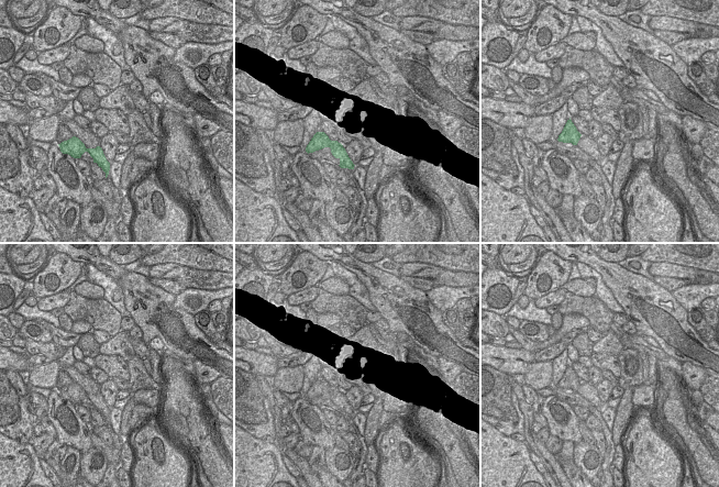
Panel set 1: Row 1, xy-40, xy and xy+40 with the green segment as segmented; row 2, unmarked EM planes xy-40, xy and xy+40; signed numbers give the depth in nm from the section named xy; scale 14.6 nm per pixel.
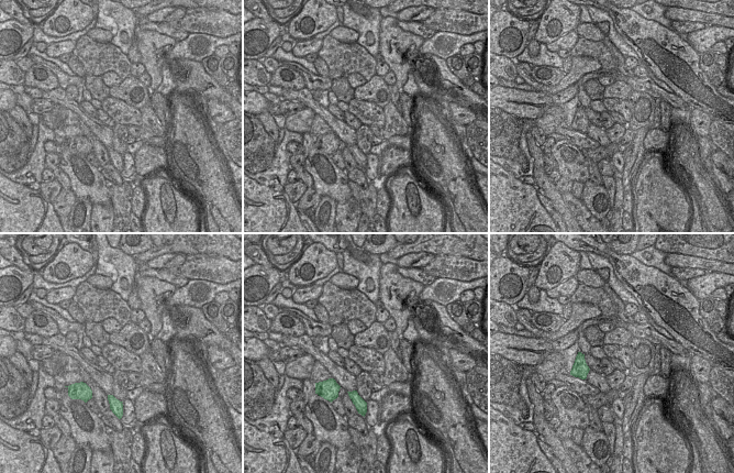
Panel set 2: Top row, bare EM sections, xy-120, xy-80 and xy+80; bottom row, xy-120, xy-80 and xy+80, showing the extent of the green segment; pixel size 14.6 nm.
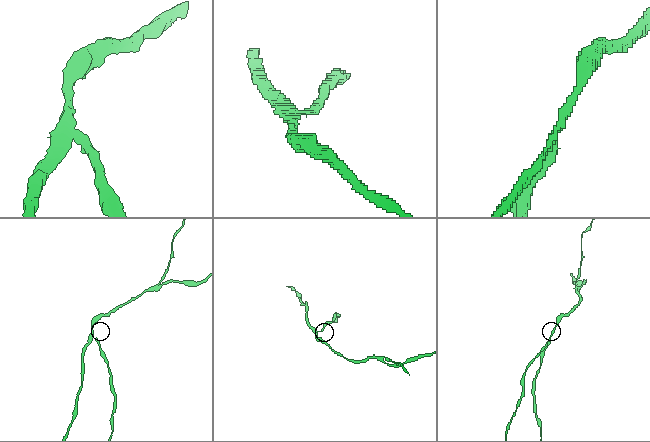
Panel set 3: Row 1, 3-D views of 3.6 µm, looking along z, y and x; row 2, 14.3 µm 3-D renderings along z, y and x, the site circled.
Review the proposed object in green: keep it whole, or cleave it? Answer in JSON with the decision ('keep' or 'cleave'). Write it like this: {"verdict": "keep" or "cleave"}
{"verdict": "cleave"}

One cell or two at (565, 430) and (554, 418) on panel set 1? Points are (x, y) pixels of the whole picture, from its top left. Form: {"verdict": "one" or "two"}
{"verdict": "one"}

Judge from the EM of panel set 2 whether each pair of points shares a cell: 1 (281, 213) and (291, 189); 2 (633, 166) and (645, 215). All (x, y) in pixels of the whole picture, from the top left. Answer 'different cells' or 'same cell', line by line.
1: different cells
2: different cells

